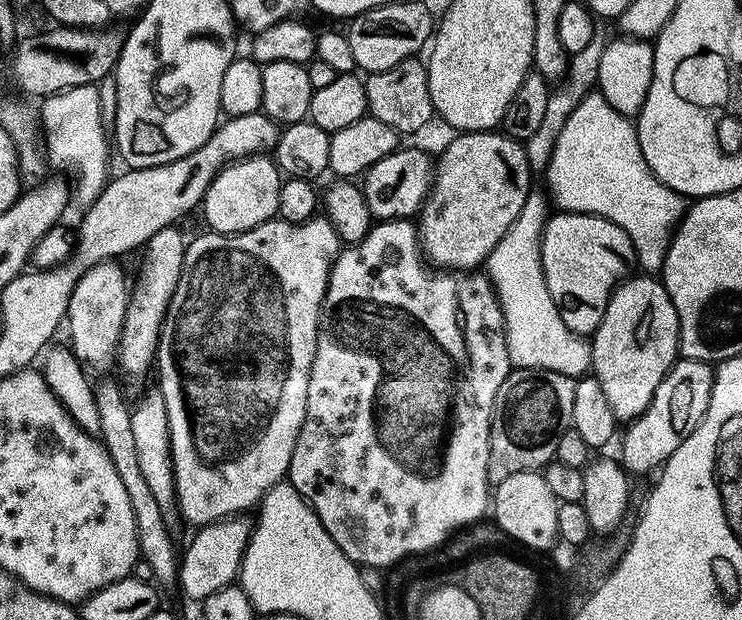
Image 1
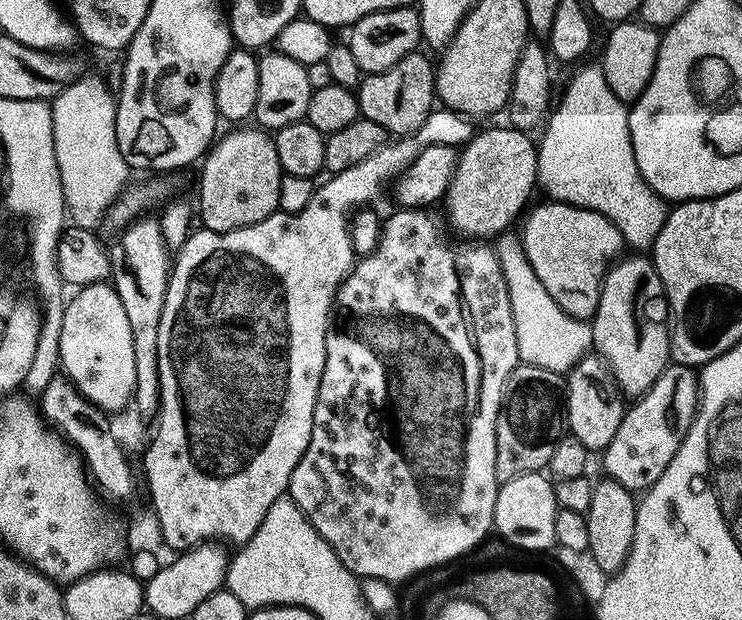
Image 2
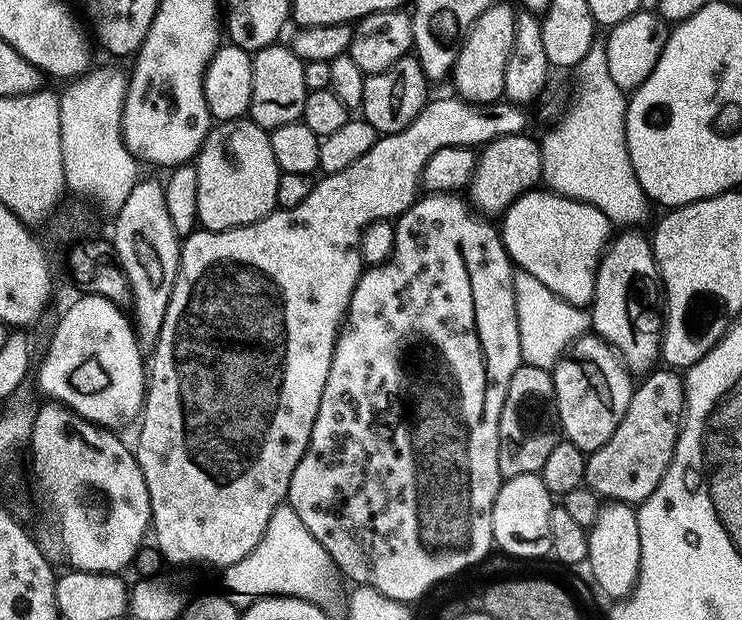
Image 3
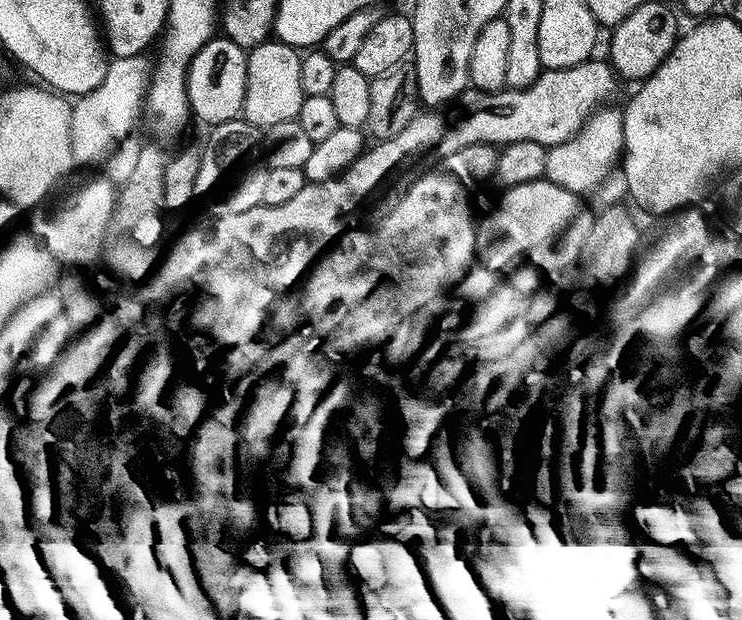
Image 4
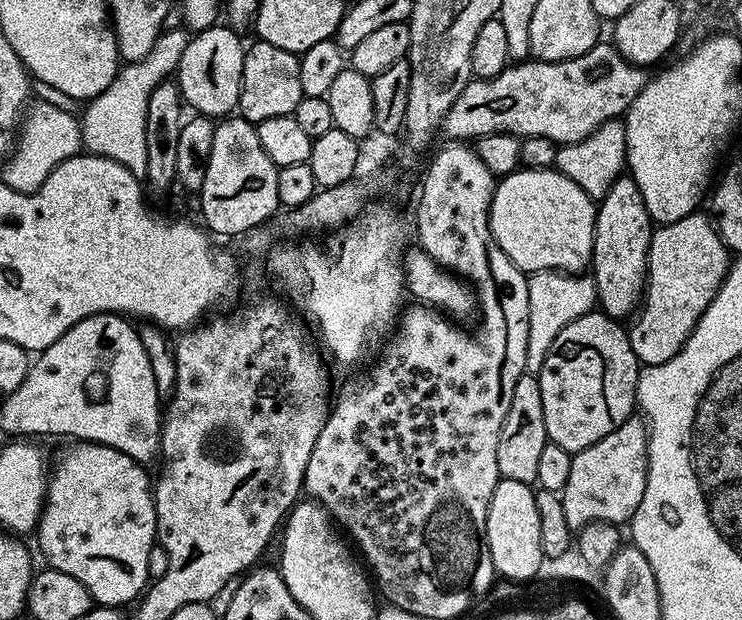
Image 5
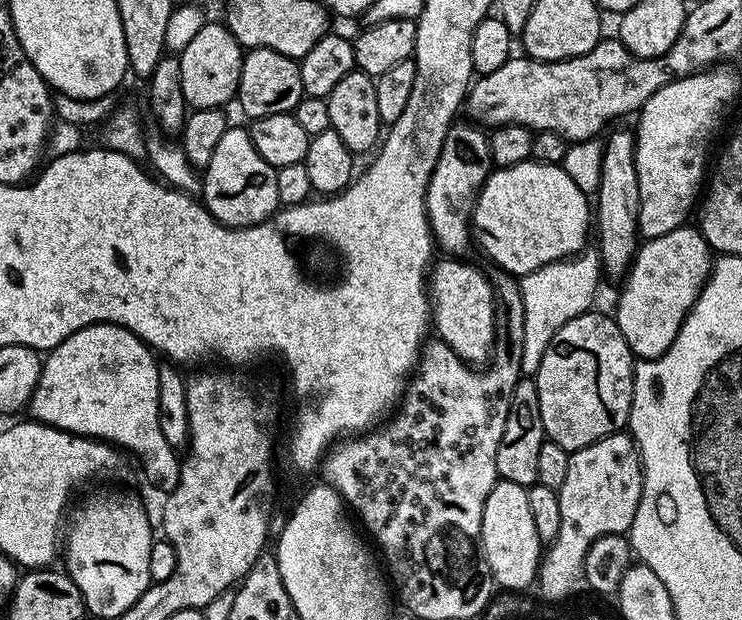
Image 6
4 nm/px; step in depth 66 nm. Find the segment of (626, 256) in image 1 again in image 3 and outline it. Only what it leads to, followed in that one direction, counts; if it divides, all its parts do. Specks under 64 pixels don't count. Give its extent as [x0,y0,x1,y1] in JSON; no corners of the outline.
[503,190,610,309]

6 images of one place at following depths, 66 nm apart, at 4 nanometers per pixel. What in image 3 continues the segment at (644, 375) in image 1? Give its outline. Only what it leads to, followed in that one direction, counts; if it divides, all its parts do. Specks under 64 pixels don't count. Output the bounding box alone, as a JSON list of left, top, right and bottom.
[590,230,662,374]

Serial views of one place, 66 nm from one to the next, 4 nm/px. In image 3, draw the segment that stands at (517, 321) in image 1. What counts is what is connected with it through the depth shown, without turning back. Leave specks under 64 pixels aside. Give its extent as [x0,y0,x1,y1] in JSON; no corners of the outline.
[514,270,592,369]

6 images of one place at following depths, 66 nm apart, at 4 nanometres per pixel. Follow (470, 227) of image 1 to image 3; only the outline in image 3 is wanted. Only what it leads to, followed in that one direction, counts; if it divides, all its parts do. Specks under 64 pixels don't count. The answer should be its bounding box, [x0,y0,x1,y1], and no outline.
[466,134,542,214]

